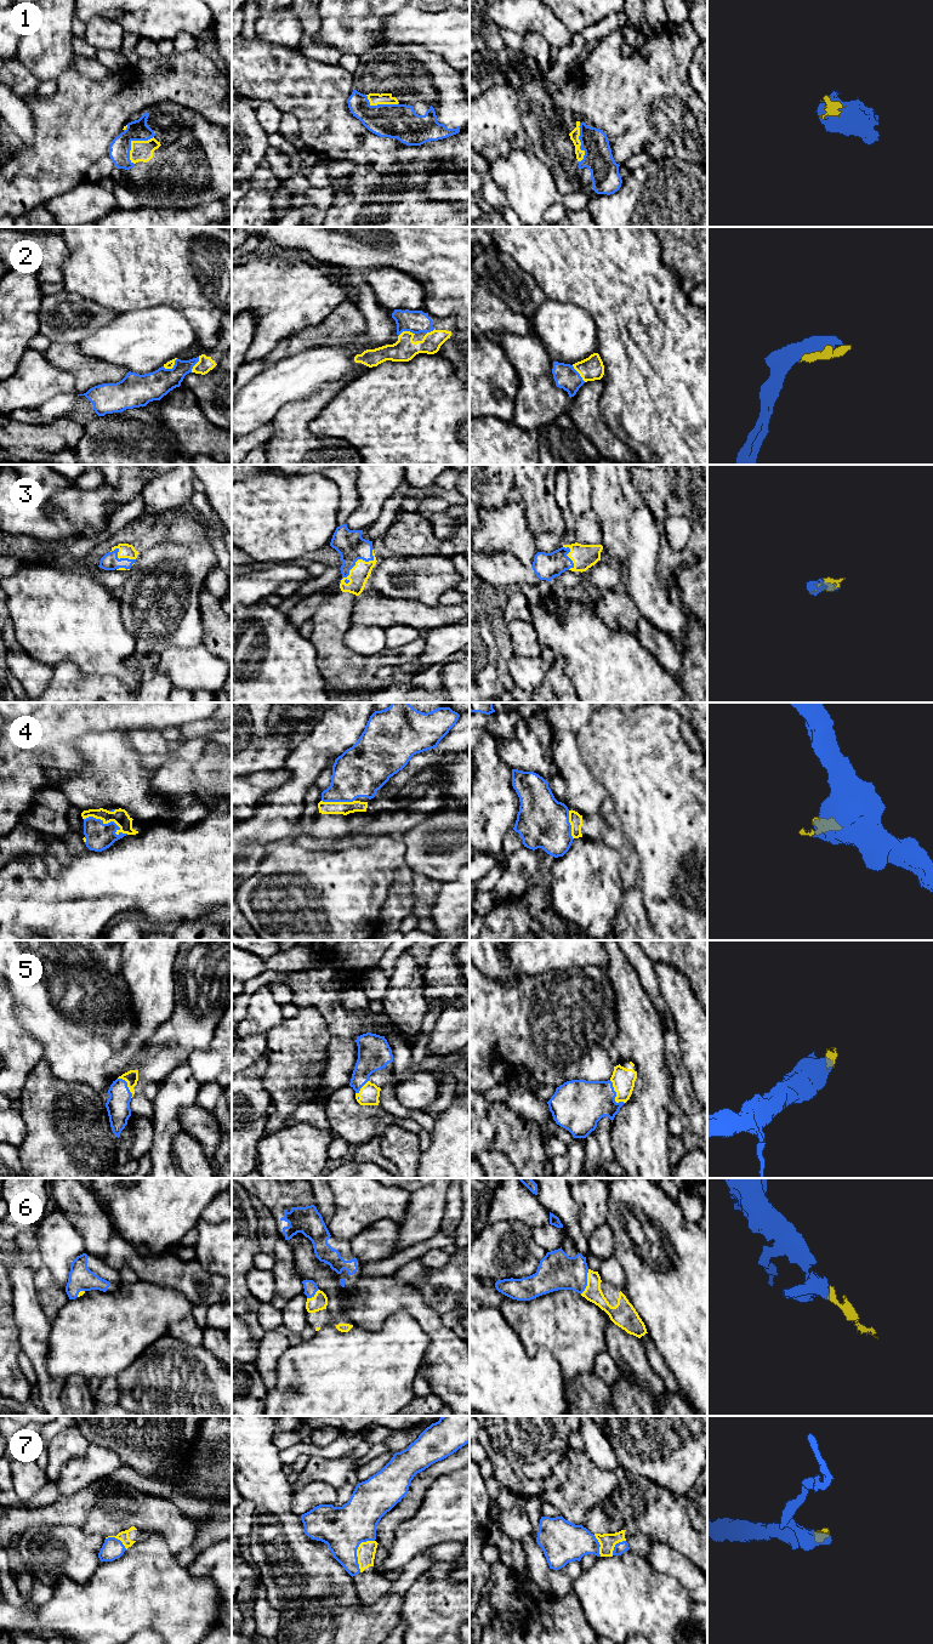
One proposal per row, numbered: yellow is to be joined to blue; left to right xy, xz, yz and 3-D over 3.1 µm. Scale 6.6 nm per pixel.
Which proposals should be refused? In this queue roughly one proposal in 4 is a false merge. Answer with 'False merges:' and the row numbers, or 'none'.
False merges: none

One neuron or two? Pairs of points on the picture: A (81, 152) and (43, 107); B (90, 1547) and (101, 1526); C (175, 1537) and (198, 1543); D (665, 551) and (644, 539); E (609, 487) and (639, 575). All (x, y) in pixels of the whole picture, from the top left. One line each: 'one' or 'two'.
A: one
B: two
C: two
D: two
E: two

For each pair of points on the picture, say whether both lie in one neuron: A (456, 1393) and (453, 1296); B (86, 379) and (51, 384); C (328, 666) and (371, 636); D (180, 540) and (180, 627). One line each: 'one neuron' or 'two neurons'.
A: two neurons
B: two neurons
C: two neurons
D: one neuron

